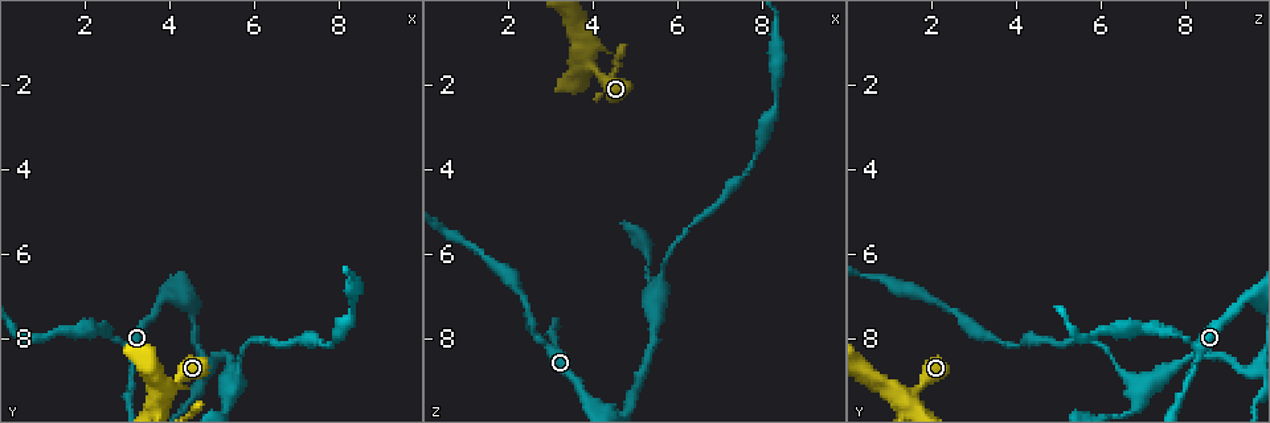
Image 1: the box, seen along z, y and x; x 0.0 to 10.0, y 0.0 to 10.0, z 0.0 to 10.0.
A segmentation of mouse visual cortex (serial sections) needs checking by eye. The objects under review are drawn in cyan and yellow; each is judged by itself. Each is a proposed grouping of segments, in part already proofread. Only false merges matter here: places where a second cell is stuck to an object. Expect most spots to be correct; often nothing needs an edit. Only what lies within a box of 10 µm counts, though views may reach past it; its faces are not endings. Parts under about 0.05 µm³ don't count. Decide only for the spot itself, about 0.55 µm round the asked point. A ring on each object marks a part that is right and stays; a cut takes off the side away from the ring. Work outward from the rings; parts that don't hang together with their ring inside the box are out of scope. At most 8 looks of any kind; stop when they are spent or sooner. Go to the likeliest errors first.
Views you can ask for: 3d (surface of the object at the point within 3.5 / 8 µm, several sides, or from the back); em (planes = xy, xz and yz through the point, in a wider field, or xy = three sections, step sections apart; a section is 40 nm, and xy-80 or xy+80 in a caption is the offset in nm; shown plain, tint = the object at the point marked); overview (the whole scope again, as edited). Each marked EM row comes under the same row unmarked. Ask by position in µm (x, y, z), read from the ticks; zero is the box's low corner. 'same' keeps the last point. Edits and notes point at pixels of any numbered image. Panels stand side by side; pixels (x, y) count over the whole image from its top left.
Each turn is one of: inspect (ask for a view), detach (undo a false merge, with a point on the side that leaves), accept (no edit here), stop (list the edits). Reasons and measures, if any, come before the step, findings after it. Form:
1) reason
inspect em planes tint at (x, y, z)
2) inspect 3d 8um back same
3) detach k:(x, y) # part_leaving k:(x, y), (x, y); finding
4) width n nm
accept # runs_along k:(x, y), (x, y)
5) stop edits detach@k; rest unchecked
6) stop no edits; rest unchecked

branch point
inspect 3d 3.5um at (5.40, 9.25, 7.10)

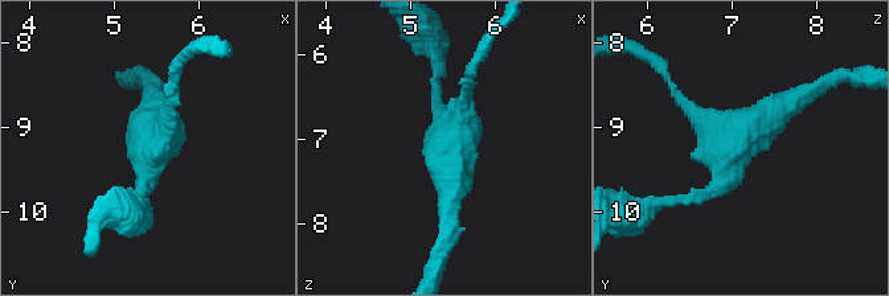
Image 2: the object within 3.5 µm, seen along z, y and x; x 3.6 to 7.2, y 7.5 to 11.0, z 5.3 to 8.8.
now the EM
inspect em xy step 5 tint at (5.45, 9.25, 7.00)

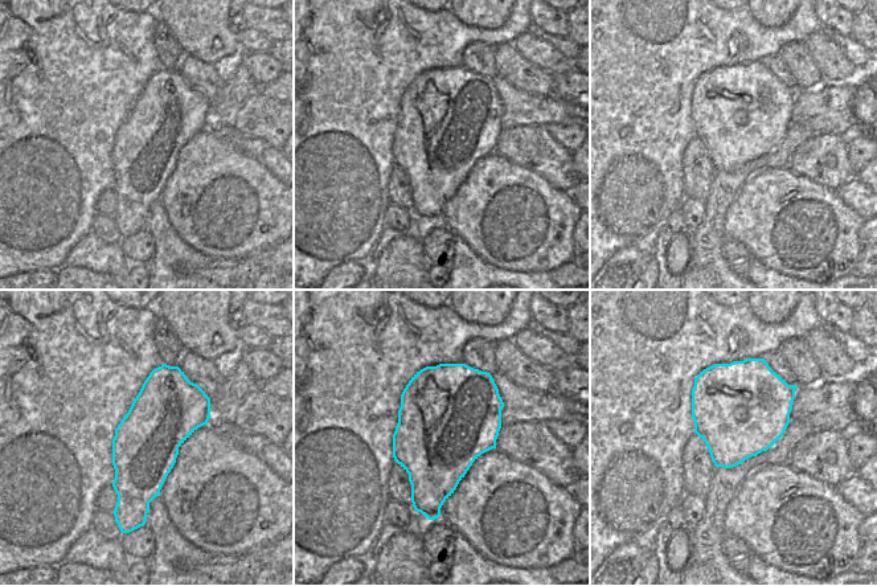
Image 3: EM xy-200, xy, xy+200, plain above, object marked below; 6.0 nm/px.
cut it another way
inspect em xy step 3 tint same

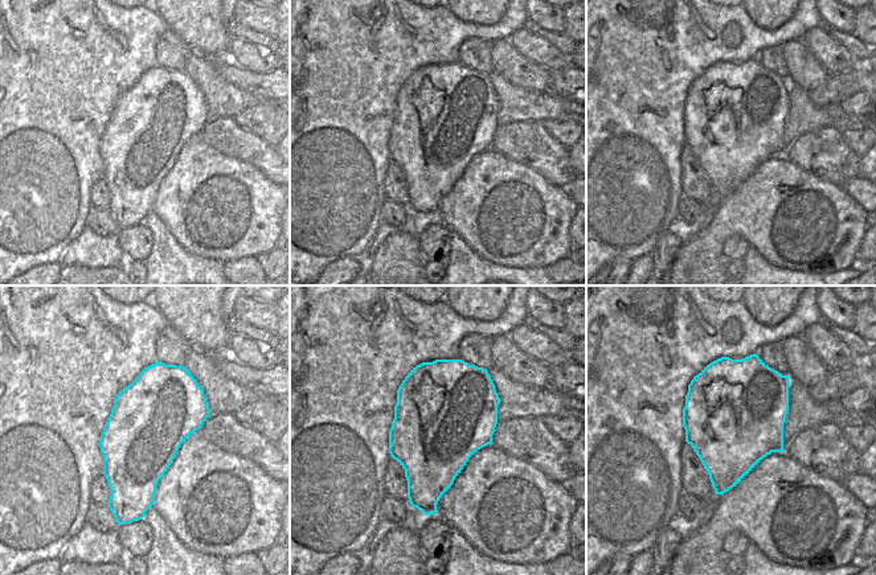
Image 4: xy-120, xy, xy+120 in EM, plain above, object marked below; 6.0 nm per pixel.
accept # runs_along 2:(449, 222), (465, 79); one cell here

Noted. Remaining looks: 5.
abrupt turn
inspect 3d 8um back at (3.90, 9.35, 1.40)

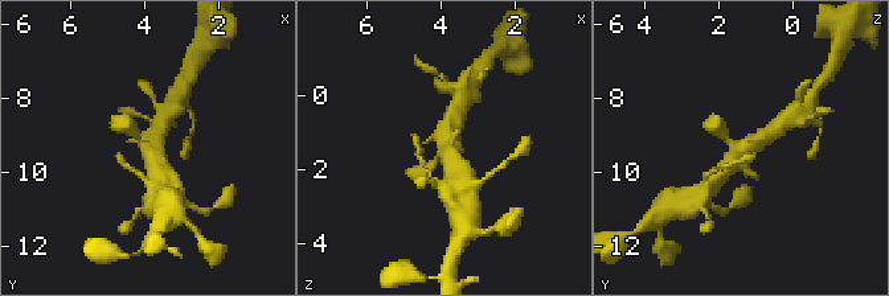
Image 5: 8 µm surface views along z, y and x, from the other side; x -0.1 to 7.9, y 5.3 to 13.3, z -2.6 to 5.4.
now the EM
inspect em xy step 5 tint same

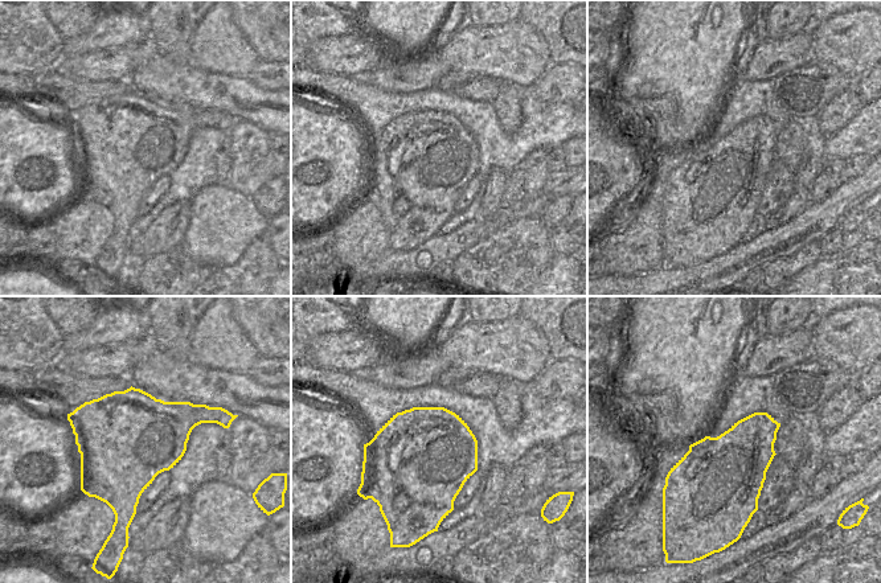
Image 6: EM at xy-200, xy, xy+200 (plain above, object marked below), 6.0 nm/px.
width 600 nm
accept # runs_along 5:(426, 171), (446, 151), (454, 115); continuous, no second cell

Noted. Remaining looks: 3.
thin neck
inspect 3d 3.5um at (7.70, 8.20, 3.95)

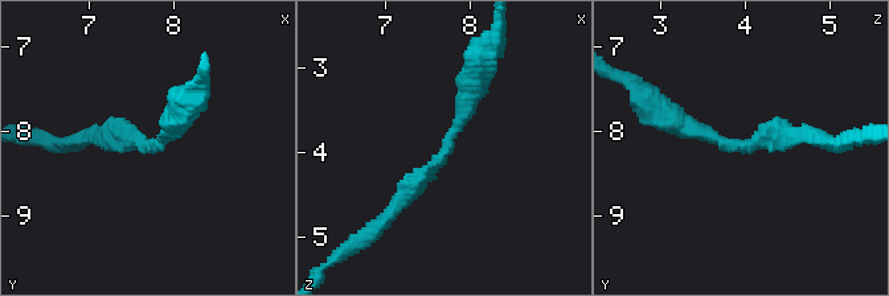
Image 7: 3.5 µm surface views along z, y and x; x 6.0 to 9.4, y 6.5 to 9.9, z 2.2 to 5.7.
arm_widths 200, 250 nm
inspect em xy step 3 tint at (7.75, 8.20, 3.95)

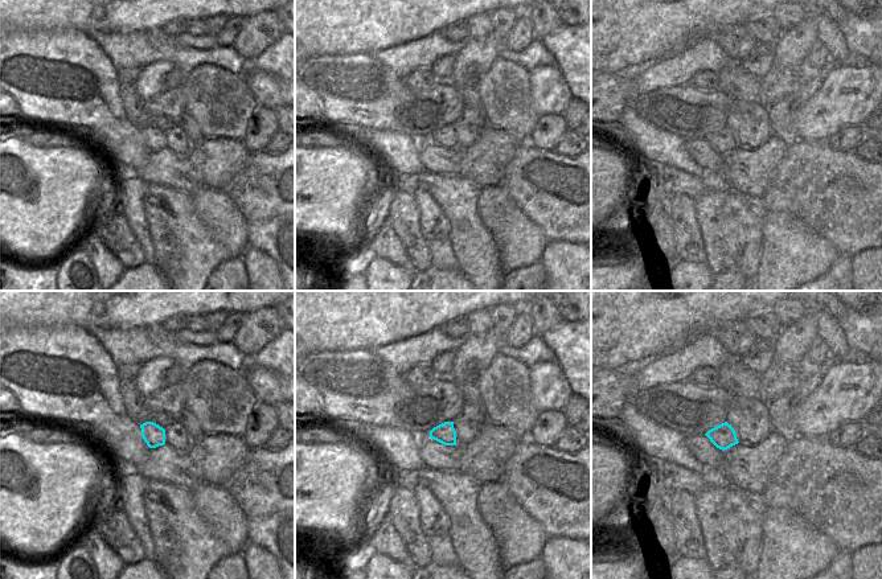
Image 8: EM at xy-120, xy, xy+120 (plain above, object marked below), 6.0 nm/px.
accept # all the same cell

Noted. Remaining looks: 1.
stop no edits; rest unchecked

